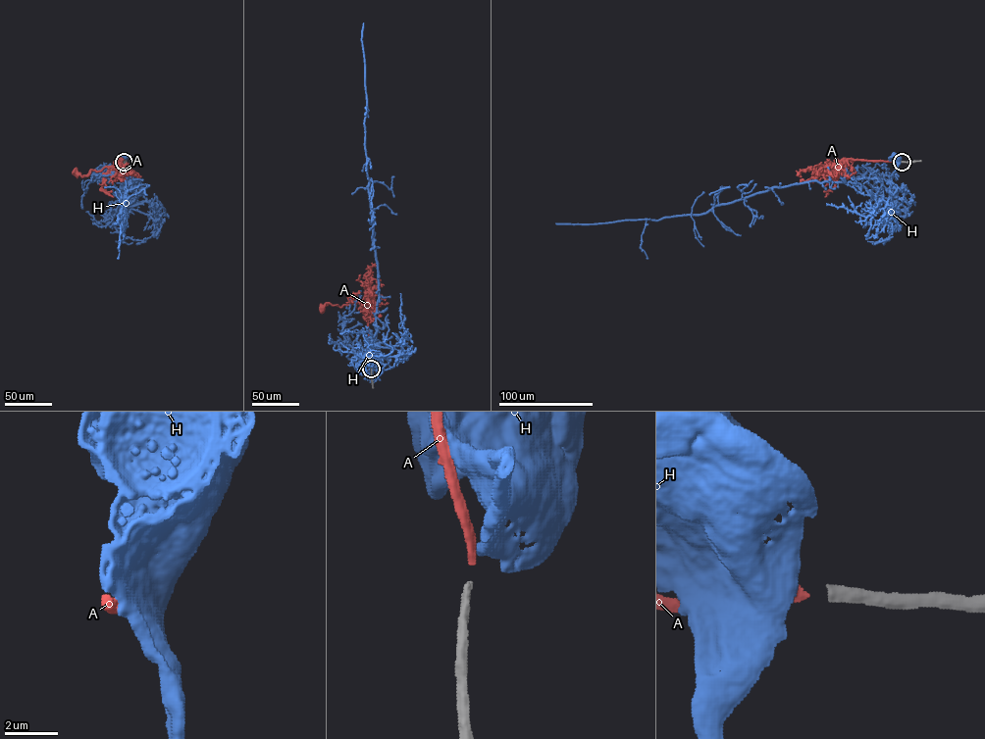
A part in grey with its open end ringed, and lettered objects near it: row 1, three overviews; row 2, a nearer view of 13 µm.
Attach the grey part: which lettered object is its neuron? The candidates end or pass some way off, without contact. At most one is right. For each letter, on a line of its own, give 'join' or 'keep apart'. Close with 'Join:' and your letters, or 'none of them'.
A: join
H: keep apart
Join: A

